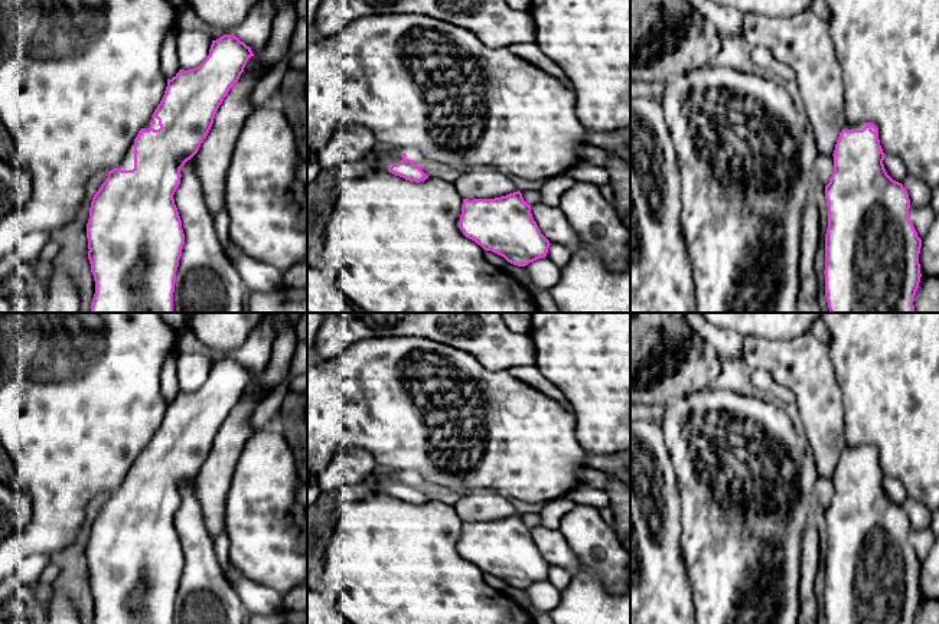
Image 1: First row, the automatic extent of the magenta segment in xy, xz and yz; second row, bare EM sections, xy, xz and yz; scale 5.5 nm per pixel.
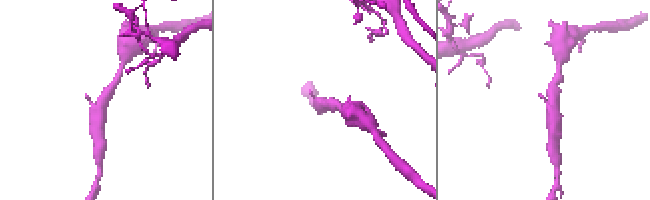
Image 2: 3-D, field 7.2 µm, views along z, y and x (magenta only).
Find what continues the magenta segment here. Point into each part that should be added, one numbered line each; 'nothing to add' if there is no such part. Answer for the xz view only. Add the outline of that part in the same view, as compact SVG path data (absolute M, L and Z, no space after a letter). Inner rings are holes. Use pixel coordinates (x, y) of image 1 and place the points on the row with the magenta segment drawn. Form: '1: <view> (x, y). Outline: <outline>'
1: xz (390, 156). Outline: M385 146L382 154L378 157L379 169L388 171L389 166L398 164L402 160L401 154L401 150Z

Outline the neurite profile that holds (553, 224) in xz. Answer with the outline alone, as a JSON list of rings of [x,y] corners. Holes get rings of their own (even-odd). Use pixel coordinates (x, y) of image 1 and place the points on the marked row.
[[[537,203],[531,206],[531,213],[550,244],[558,244],[573,251],[578,248],[578,238],[560,208]]]

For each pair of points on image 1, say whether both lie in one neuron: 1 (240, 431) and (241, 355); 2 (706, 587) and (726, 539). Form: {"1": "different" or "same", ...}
{"1": "different", "2": "same"}

